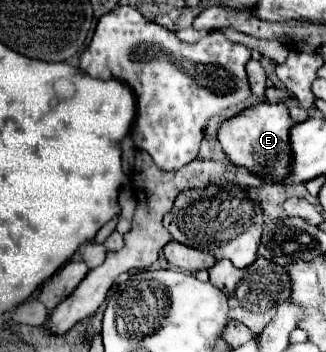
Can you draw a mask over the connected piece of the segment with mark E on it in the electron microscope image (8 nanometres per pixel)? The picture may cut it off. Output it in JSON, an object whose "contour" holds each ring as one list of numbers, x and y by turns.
{"contour":[[260,102,244,110,240,116,224,122,218,130,218,140,232,164,250,170,252,174,256,174,266,182,284,184,292,166,292,150,290,150,292,124,294,122,290,118,290,112,282,102,280,104]]}

